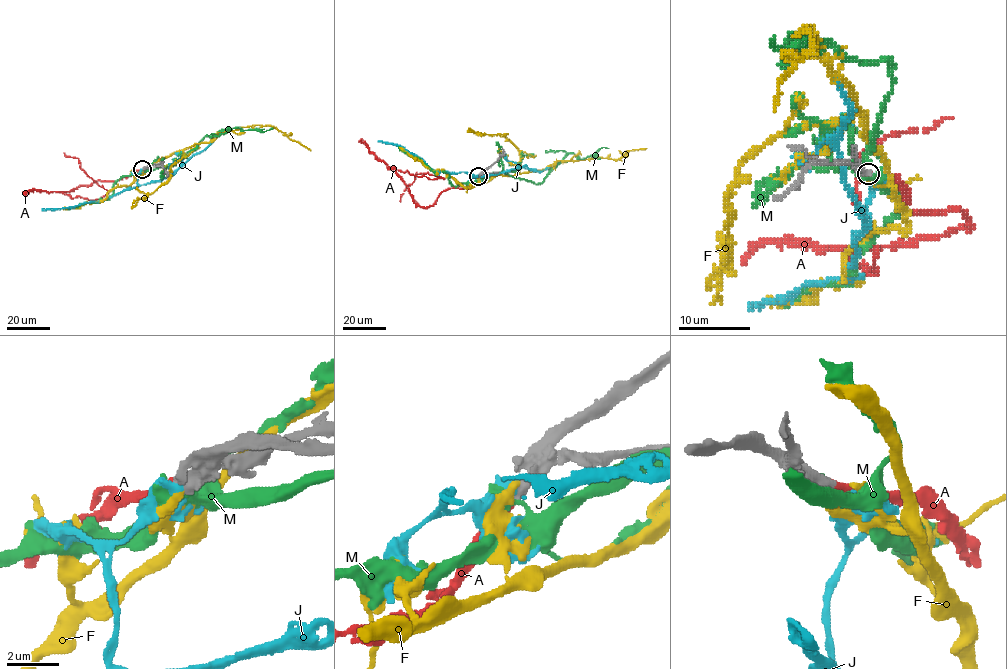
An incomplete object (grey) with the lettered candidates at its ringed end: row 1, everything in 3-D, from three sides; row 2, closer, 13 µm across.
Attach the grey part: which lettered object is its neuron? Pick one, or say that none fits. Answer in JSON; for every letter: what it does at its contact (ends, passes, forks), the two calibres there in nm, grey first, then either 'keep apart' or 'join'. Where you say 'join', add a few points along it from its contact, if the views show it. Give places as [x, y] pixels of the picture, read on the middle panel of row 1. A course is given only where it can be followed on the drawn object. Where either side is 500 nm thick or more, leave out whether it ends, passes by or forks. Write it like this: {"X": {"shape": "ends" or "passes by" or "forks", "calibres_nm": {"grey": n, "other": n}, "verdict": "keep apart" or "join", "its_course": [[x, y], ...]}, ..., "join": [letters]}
{"A": {"calibres_nm": {"grey": 550, "other": 400}, "verdict": "join", "its_course": [[478, 176], [471, 186], [448, 188], [433, 204], [420, 207], [396, 170], [443, 178], [416, 172], [400, 201]]}, "F": {"calibres_nm": {"grey": 600, "other": 320}, "verdict": "keep apart"}, "J": {"calibres_nm": {"grey": 550, "other": 320}, "verdict": "keep apart"}, "M": {"calibres_nm": {"grey": 500, "other": 600}, "verdict": "keep apart"}, "join": ["A"]}

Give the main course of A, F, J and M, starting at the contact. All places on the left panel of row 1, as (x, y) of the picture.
A: (142, 169), (119, 180), (60, 191), (71, 198), (96, 199), (107, 191), (80, 168), (77, 158), (64, 152)
F: (143, 170), (162, 158), (209, 142), (223, 132), (255, 125), (275, 127), (310, 150)
J: (143, 169), (138, 175), (136, 187), (101, 201), (42, 210)
M: (142, 170), (171, 167), (206, 136), (215, 135), (220, 130), (240, 128), (264, 132), (272, 128)

